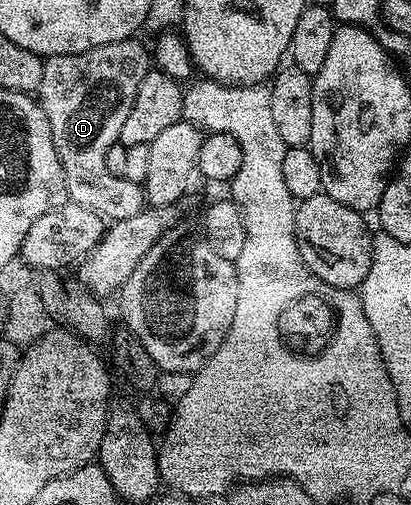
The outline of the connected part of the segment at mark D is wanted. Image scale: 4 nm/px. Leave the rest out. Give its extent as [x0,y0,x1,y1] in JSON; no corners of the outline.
[37,37,153,222]

